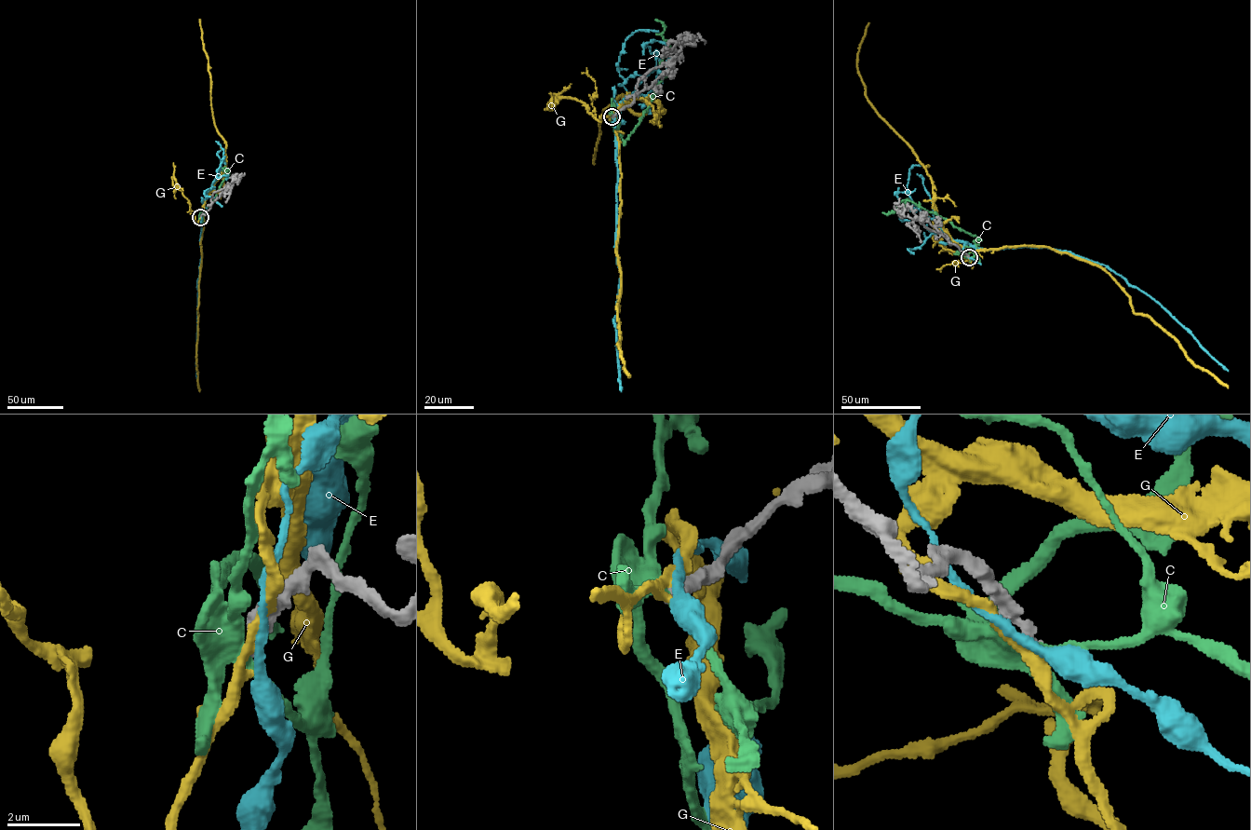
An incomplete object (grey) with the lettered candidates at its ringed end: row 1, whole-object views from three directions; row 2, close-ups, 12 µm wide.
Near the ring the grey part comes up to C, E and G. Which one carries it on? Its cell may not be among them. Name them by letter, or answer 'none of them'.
none of them

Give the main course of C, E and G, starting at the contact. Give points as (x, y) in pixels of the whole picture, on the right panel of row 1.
C: (968, 257), (979, 244), (977, 237), (954, 227), (945, 219), (907, 200), (900, 202), (894, 212), (881, 212)
E: (968, 256), (962, 250), (967, 243), (987, 250), (1049, 248), (1069, 251), (1105, 265), (1153, 298), (1228, 371)
G: (968, 257), (965, 250), (1049, 247), (1100, 266), (1129, 298), (1135, 312), (1150, 317), (1194, 364), (1228, 388)

